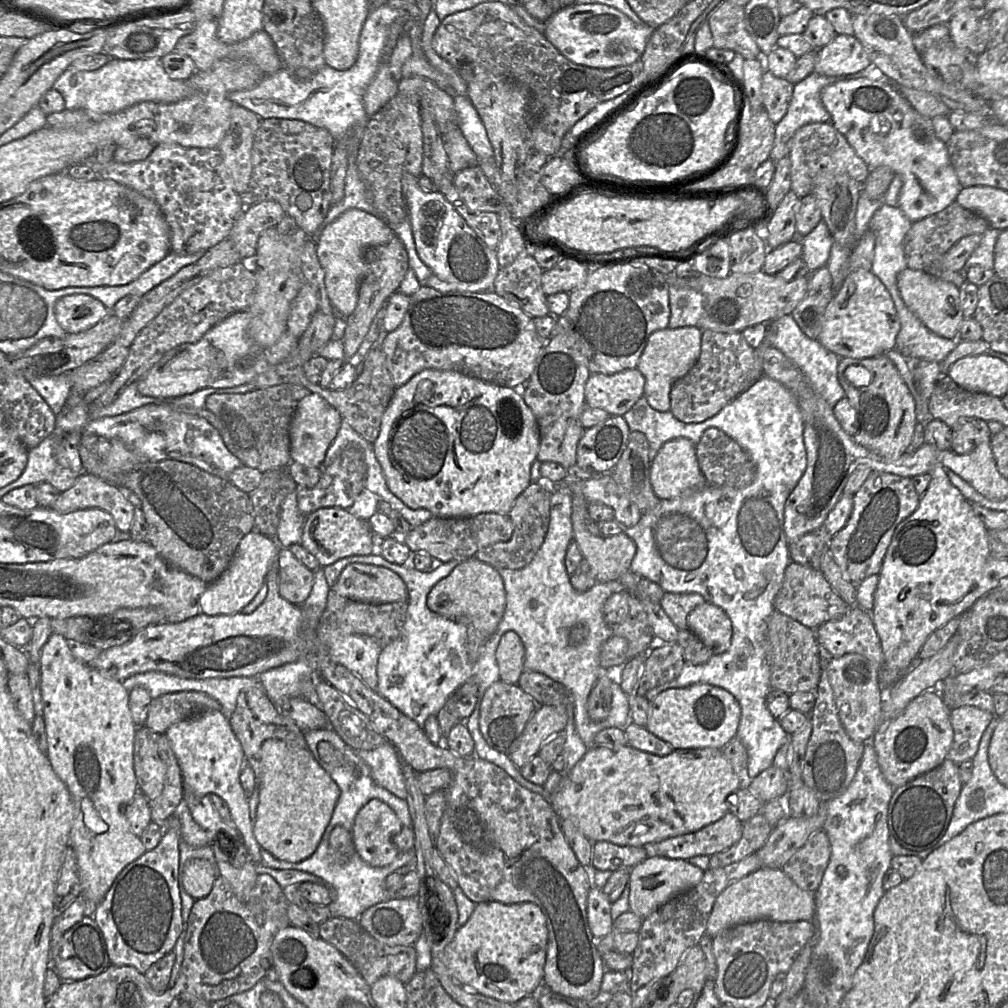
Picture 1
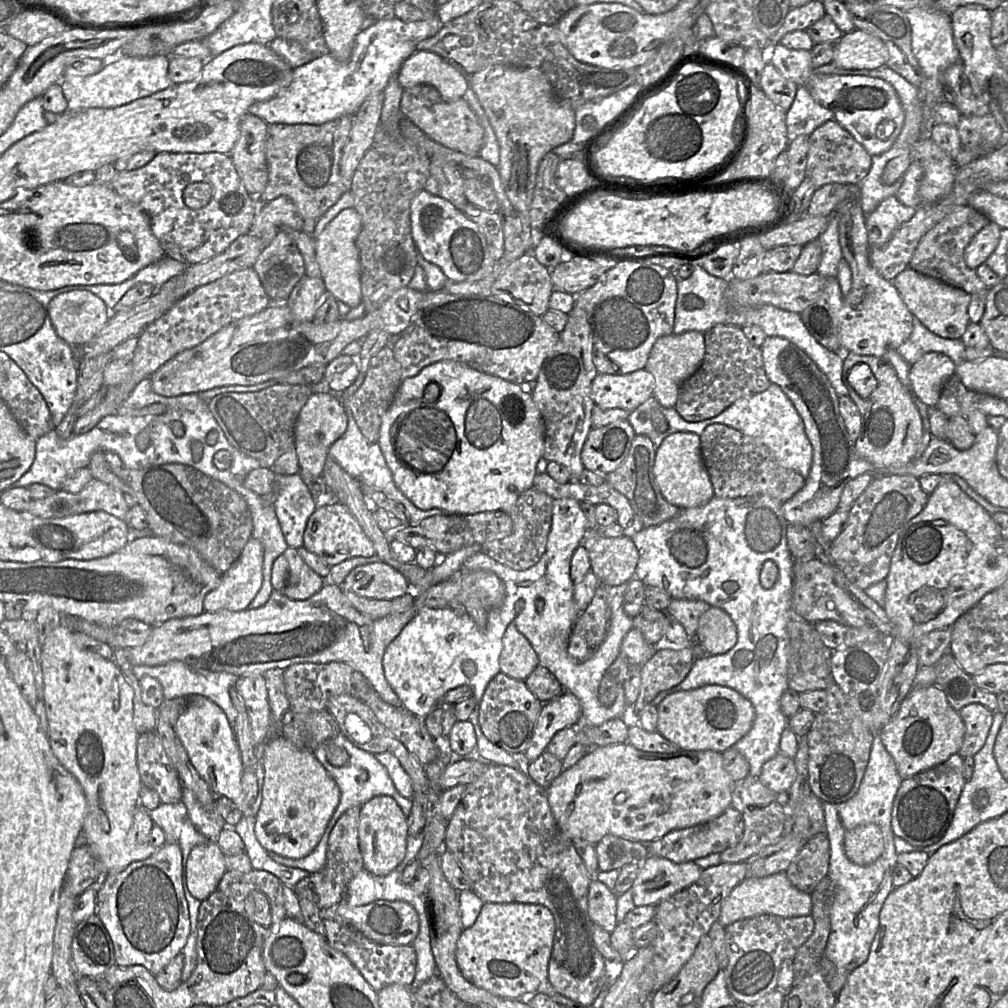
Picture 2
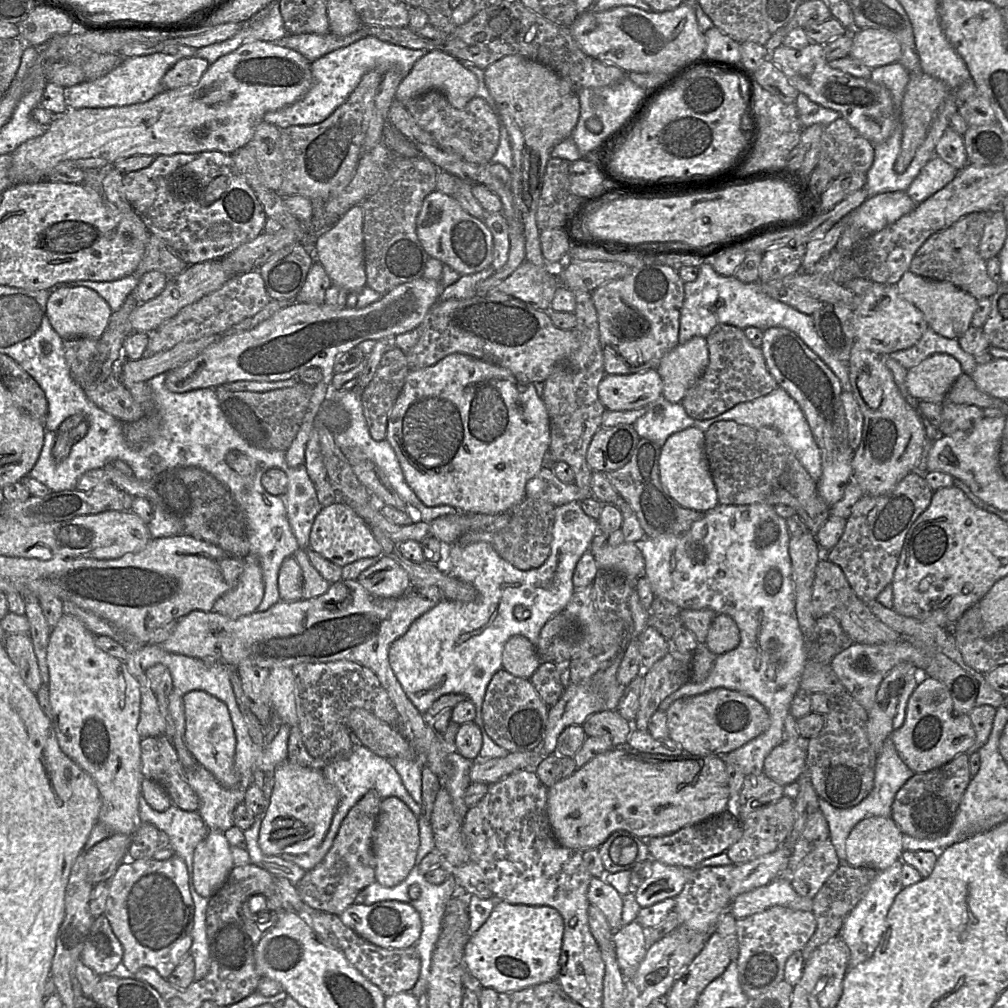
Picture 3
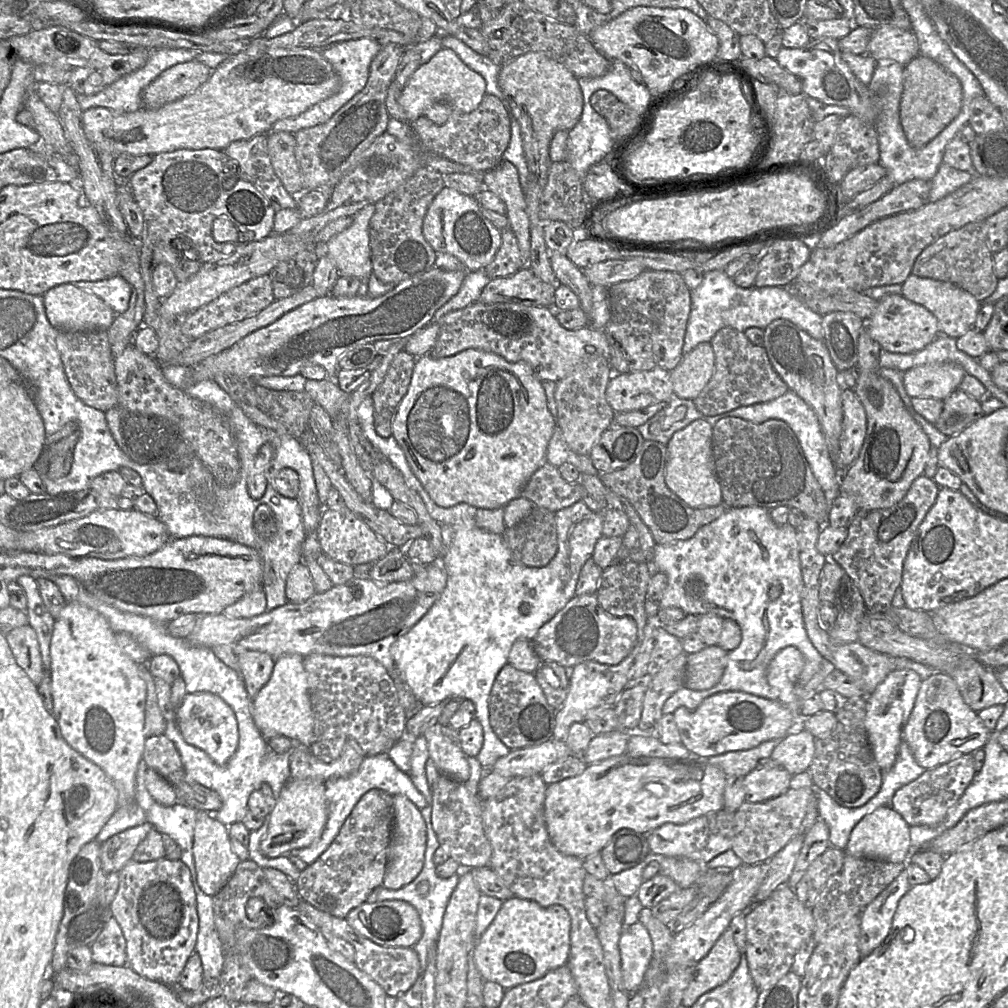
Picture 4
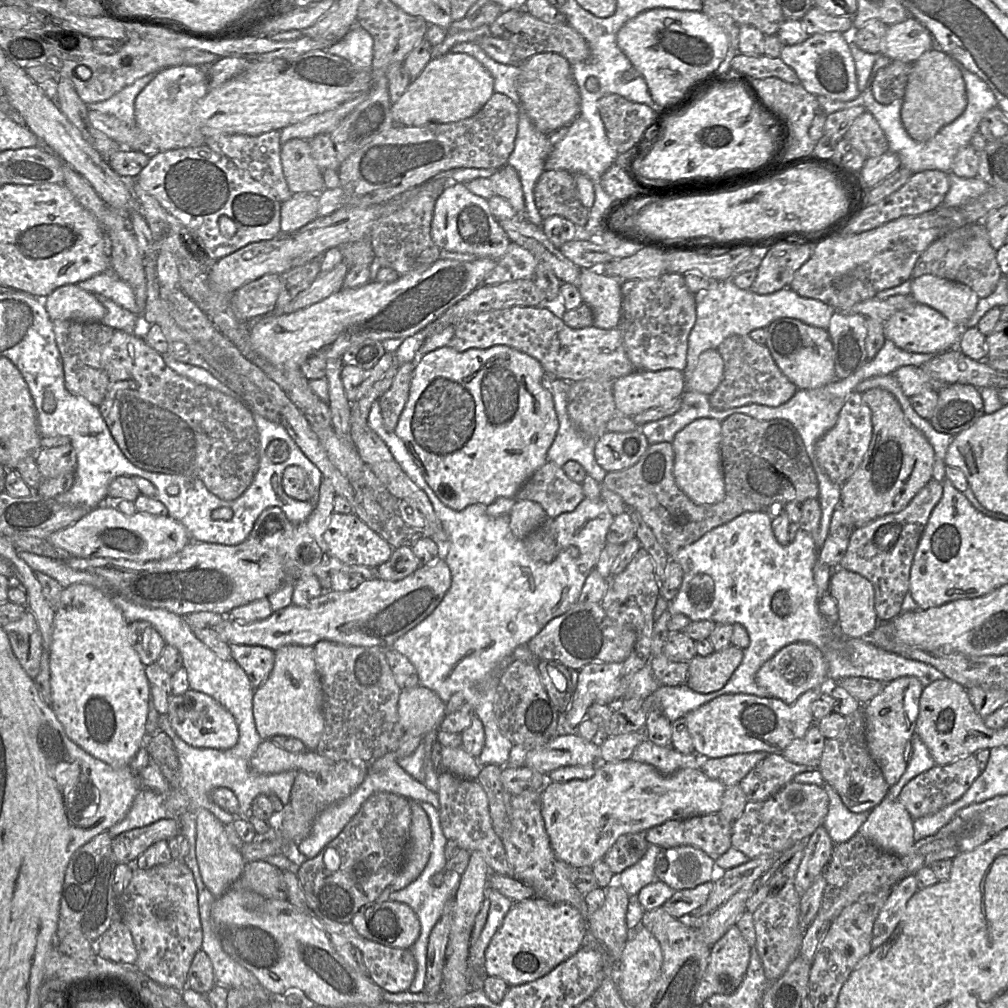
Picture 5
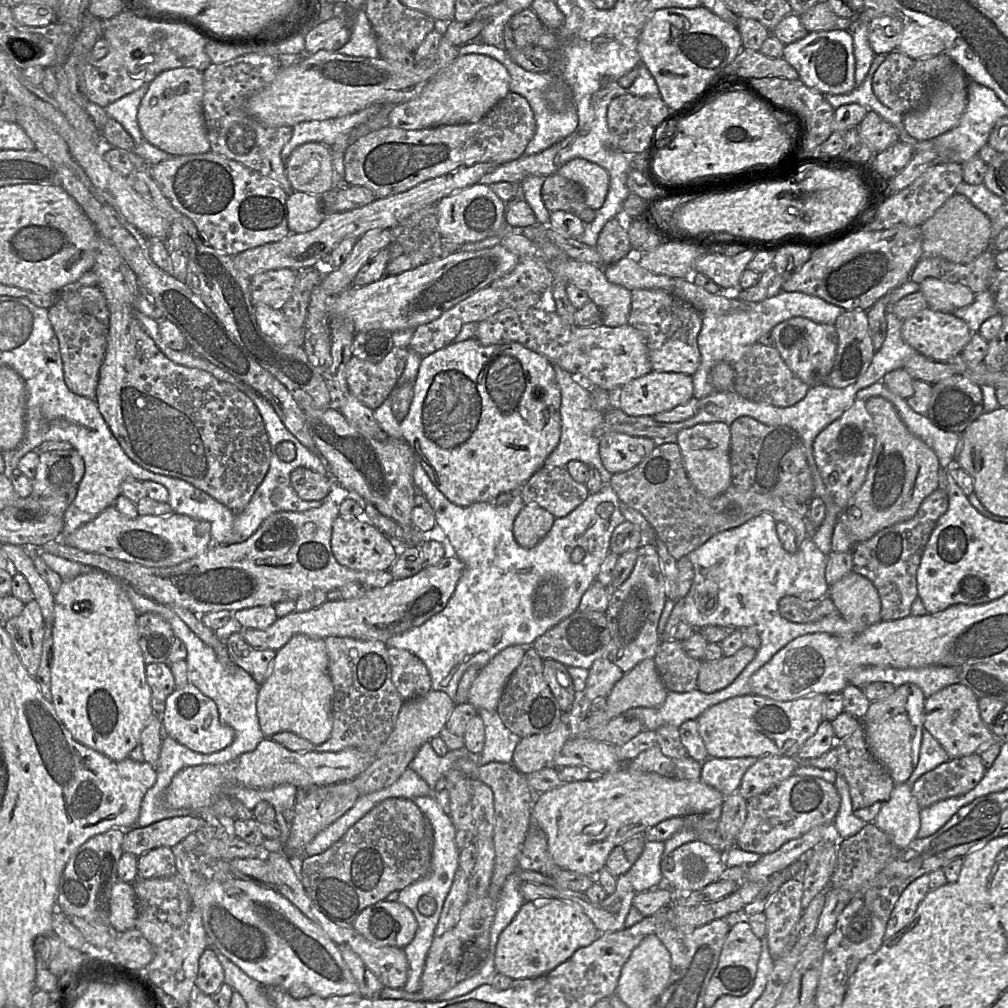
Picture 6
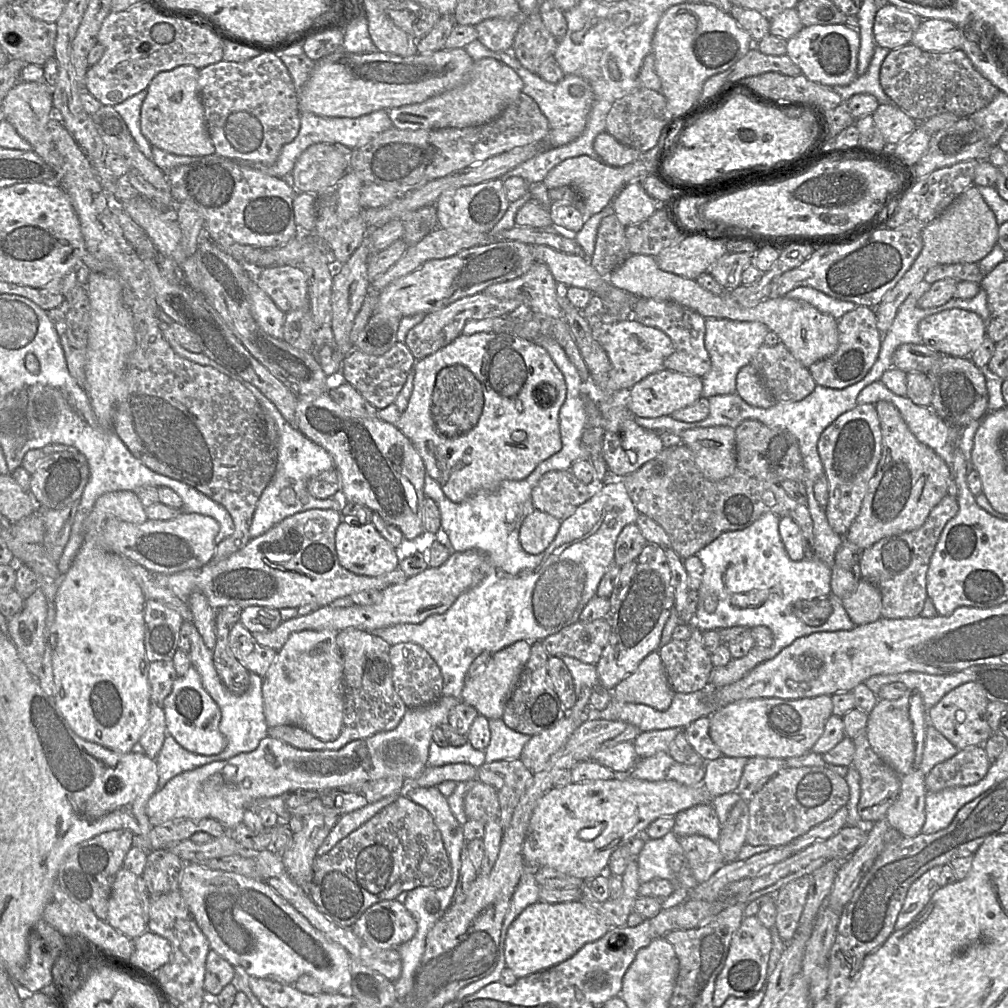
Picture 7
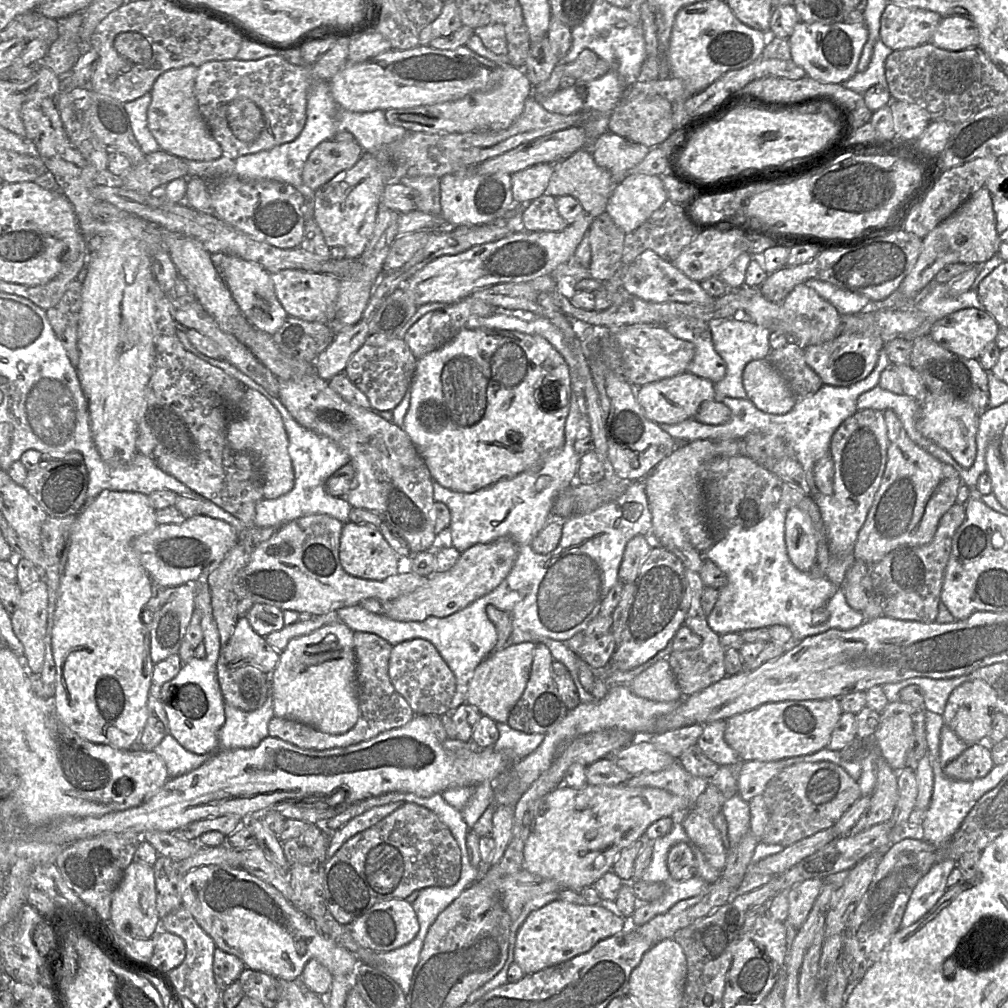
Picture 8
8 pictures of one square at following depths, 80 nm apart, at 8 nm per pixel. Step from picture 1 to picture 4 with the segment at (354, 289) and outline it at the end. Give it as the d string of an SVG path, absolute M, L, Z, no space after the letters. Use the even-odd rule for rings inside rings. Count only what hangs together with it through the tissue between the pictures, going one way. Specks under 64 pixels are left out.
M374 205L358 210L352 224L321 247L321 252L332 259L340 276L367 280L372 274L369 221L373 213Z

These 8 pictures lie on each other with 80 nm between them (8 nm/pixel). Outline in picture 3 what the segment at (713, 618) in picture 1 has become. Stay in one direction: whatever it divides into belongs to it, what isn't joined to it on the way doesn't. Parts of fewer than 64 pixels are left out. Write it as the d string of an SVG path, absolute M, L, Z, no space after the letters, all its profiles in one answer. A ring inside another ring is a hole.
M717 614L710 625L704 644L718 656L736 648L739 643L740 632L735 621L726 614Z

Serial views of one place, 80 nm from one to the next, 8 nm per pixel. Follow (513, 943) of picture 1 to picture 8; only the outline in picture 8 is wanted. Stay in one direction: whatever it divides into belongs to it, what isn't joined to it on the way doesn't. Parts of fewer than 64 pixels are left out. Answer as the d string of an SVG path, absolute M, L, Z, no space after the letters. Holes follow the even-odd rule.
M555 900L531 912L522 923L516 934L514 963L525 975L532 974L586 953L599 941L621 933L629 926L629 919L604 906Z

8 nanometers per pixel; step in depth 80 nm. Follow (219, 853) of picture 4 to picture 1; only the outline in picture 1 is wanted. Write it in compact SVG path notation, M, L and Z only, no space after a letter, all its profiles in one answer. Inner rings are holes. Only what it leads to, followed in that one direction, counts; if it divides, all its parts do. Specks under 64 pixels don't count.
M193 858L184 867L182 884L186 892L197 900L206 897L211 892L219 876L216 861Z

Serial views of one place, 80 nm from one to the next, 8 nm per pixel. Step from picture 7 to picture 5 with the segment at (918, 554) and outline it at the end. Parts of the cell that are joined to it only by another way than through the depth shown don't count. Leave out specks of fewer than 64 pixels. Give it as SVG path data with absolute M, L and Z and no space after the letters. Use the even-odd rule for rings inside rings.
M930 480L902 511L877 518L855 527L849 538L846 553L839 567L865 577L874 587L874 607L881 621L899 616L902 604L909 593L910 571L919 541L930 515L943 495L942 483Z

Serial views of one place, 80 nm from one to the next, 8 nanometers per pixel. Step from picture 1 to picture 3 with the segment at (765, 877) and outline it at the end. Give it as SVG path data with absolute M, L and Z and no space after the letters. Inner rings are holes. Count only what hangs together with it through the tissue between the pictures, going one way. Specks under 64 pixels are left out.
M783 875L765 886L738 895L731 902L729 912L736 920L739 920L763 912L773 906L812 912L813 900L797 894L788 877Z

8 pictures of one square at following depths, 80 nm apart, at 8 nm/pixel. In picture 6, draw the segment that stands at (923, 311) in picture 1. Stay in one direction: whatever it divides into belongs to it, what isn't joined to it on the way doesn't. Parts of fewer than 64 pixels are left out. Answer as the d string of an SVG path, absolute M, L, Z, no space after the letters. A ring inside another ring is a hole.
M926 278L920 283L928 307L932 310L953 313L955 310L972 304L976 294L967 286L936 278Z

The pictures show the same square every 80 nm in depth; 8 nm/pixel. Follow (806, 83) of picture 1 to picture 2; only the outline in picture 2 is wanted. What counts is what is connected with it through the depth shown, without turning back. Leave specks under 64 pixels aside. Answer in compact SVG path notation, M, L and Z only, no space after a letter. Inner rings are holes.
M798 86L795 99L786 112L789 141L801 135L810 135L830 120L834 120L834 113L817 103L805 87Z

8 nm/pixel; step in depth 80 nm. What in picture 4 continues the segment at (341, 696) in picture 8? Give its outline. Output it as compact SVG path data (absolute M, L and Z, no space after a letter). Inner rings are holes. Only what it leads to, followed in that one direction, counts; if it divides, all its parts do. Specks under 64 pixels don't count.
M287 654L275 660L269 681L252 699L252 717L255 725L266 740L286 736L296 745L308 748L314 736L314 714L309 696L304 656Z

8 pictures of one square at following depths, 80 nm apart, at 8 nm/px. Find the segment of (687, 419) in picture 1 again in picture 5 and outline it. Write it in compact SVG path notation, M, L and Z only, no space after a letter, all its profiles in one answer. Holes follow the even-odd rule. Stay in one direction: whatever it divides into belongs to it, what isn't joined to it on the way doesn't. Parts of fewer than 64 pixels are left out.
M732 335L727 337L716 349L724 362L724 376L716 390L709 395L709 404L718 410L727 410L748 404L760 404L777 407L792 398L798 390L779 369L766 345L752 340L748 335Z

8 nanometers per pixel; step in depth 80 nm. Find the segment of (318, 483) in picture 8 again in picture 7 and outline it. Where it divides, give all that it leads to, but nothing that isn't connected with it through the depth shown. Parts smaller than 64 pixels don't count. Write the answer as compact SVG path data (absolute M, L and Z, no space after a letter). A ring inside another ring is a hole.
M161 309L157 312L157 317L162 324L165 339L169 342L176 354L194 363L213 367L219 372L229 376L230 378L239 381L243 386L245 386L252 392L265 415L272 418L275 422L278 433L278 439L276 442L276 468L271 480L264 488L257 502L249 529L251 538L261 536L277 523L296 513L304 512L310 509L333 509L340 512L344 504L347 502L344 497L343 499L340 499L338 497L319 499L313 497L307 491L307 483L311 477L334 468L334 463L329 453L321 446L308 439L295 426L288 423L276 408L276 406L267 397L265 397L262 392L253 384L247 382L237 374L230 372L224 366L208 358L203 353L193 353L182 347L176 340L174 333L169 327L169 325L174 321Z

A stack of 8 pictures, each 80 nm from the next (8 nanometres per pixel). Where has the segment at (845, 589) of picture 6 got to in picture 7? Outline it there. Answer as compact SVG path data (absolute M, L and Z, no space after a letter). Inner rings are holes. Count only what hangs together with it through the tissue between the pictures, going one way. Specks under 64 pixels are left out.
M863 578L850 595L842 598L842 604L856 626L874 622L882 617L880 591Z

